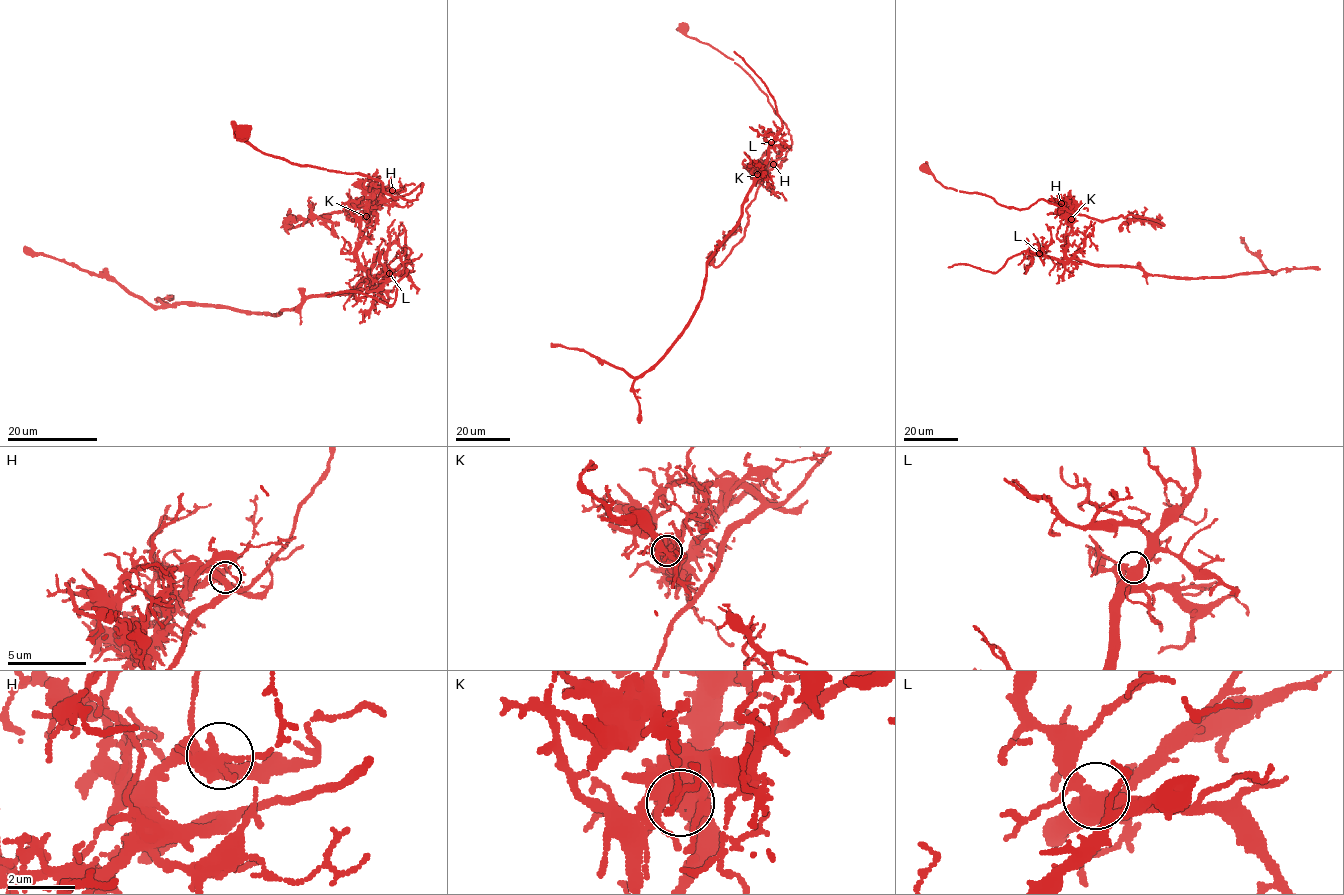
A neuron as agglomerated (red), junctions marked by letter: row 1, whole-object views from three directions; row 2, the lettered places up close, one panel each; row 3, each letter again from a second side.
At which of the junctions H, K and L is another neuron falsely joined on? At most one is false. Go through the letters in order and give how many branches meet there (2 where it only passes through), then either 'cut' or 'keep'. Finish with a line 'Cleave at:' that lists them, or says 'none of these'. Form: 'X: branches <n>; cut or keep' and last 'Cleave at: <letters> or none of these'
H: branches 6; keep
K: branches 5; cut
L: branches 4; keep
Cleave at: K

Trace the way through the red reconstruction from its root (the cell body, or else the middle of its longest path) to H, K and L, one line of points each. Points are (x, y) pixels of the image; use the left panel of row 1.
H: (243, 134), (260, 150), (292, 163), (369, 175), (392, 197), (416, 200), (423, 184), (387, 199), (392, 190)
K: (243, 134), (260, 150), (292, 163), (369, 175), (392, 197), (416, 200), (423, 184), (380, 201), (365, 216)
L: (243, 134), (392, 197), (423, 184), (361, 220), (356, 262), (374, 288), (389, 273)

